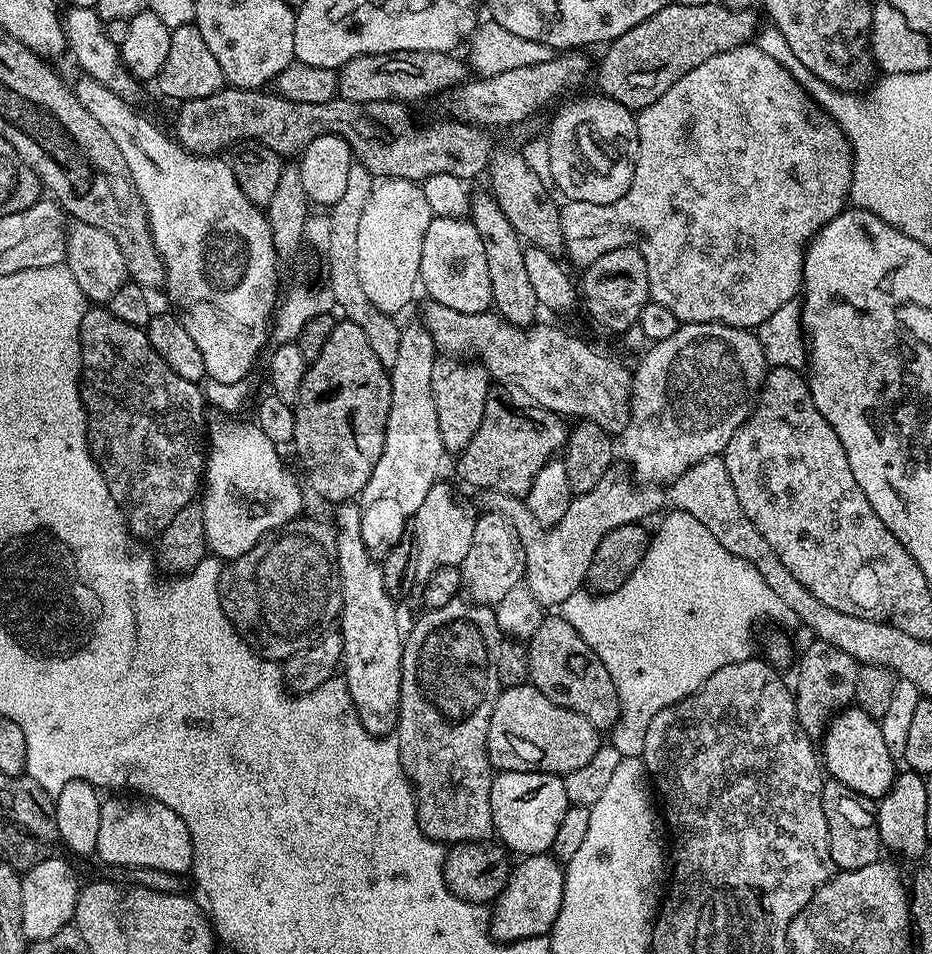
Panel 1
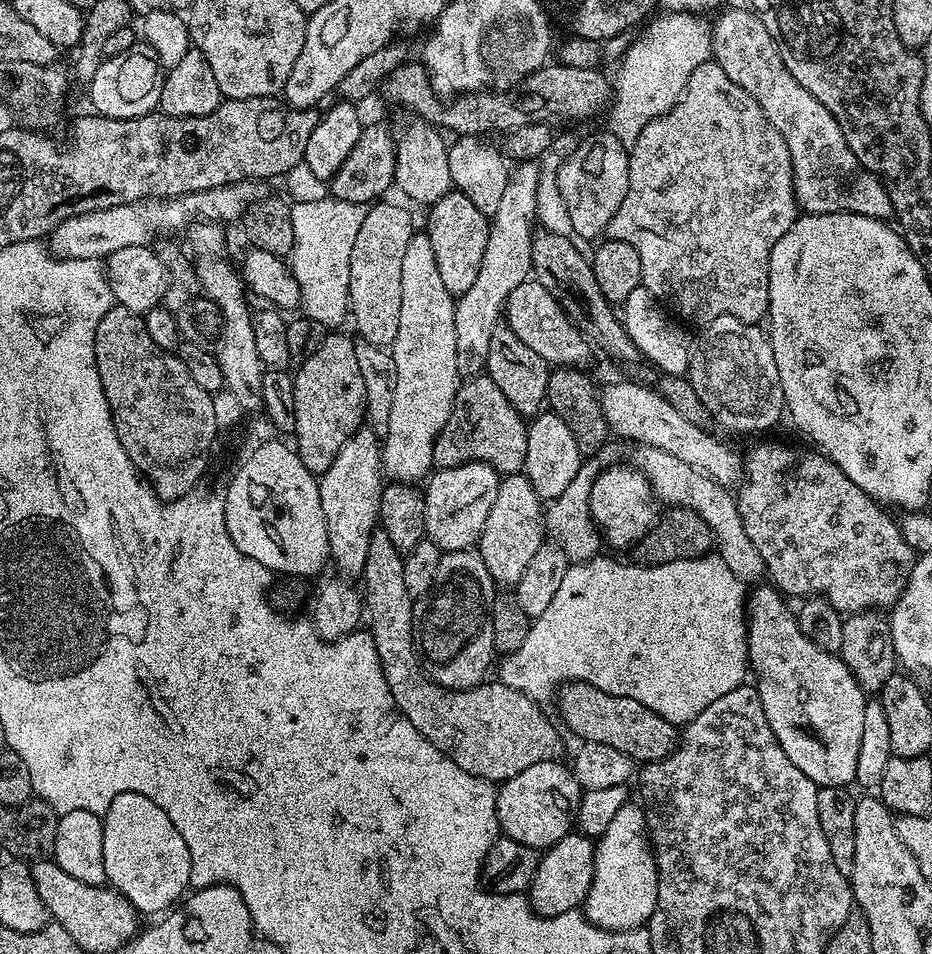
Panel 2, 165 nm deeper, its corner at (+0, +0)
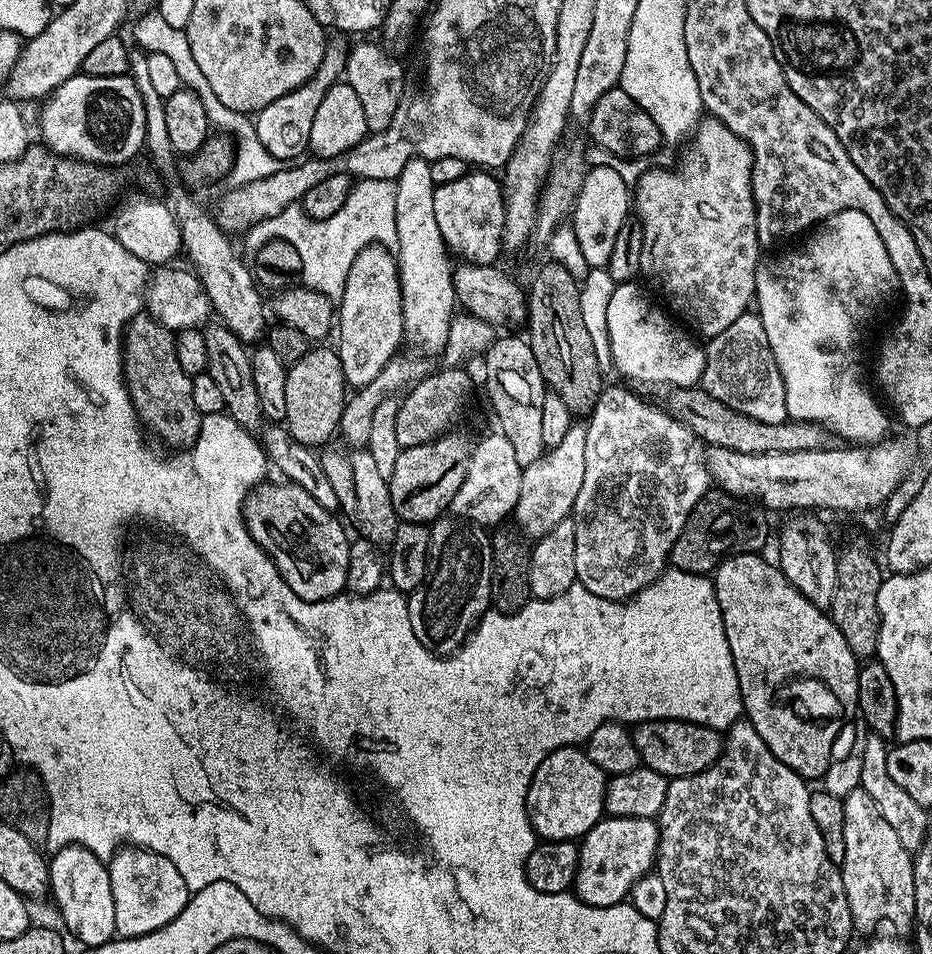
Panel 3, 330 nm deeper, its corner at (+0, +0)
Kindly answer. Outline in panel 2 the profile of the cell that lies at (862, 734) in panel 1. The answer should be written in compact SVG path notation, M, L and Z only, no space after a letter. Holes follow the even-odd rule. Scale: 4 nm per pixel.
M764 583L756 586L761 586L761 588L756 588L753 592L751 589L750 595L747 597L746 623L748 625L748 663L751 675L753 677L756 675L754 687L758 698L762 698L762 710L766 710L766 722L770 722L770 730L774 730L774 734L778 738L778 746L782 746L782 750L786 750L786 758L790 758L790 762L794 762L794 766L798 766L798 770L802 770L802 774L806 774L806 778L810 778L810 782L814 782L820 788L842 788L851 785L856 779L858 750L862 746L862 721L866 718L864 709L866 693L854 678L854 674L850 674L850 670L837 653L827 652L814 646L814 642L810 642L810 638L806 638L806 634L802 634L797 613L793 609L792 612L788 609L789 601L771 583Z

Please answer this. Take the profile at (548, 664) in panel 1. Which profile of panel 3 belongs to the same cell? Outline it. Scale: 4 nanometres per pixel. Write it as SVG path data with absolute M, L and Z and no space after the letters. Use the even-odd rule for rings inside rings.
M647 720L645 724L635 725L631 729L631 734L634 746L640 755L641 765L669 778L698 774L709 768L724 752L724 736L717 729L685 720Z

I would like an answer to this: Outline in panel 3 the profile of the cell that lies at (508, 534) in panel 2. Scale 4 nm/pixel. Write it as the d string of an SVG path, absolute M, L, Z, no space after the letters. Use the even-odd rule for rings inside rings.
M574 422L566 430L566 438L558 446L547 449L538 462L523 465L522 490L518 490L518 502L514 521L525 532L525 537L539 538L550 534L558 522L569 519L572 515L574 498L582 487L582 478L586 475L586 427Z

